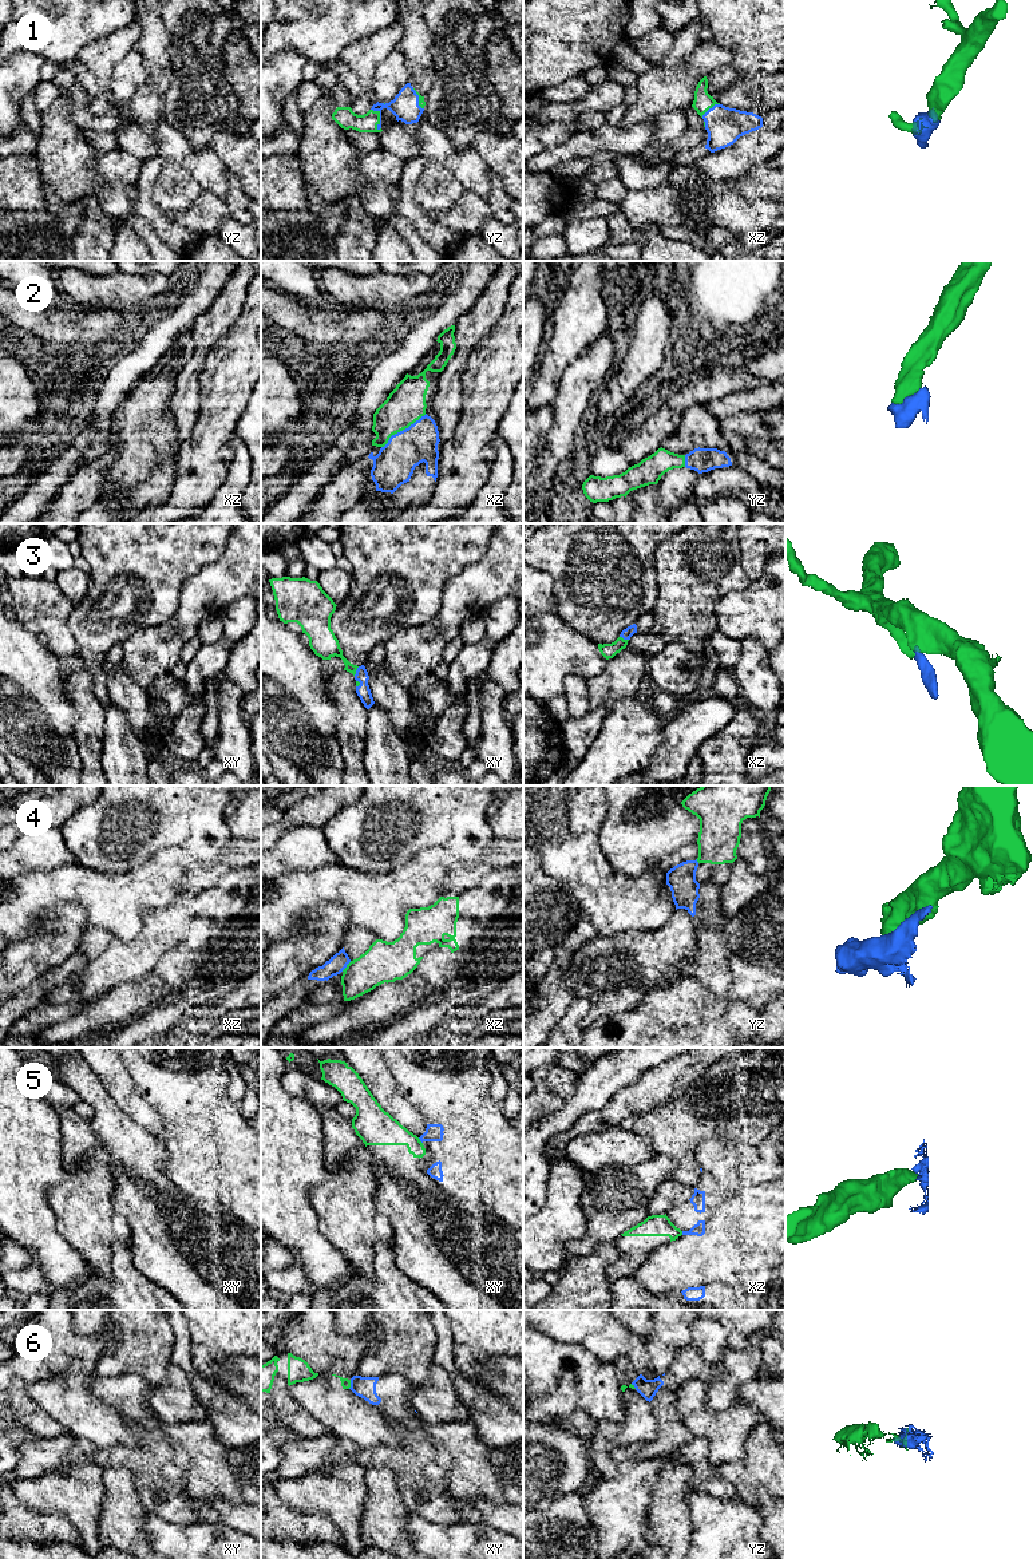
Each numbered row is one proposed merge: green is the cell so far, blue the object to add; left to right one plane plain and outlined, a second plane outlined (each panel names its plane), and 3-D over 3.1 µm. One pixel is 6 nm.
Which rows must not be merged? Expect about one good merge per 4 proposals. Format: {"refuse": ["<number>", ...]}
{"refuse": ["4", "5", "6"]}

